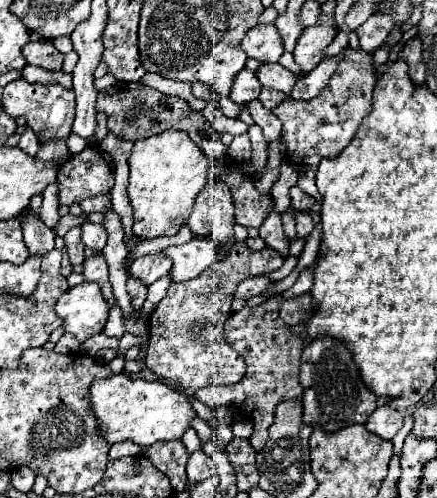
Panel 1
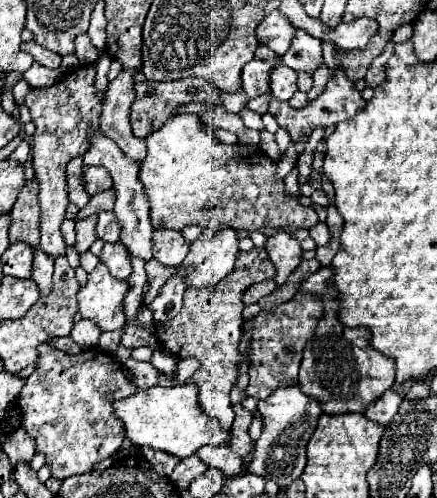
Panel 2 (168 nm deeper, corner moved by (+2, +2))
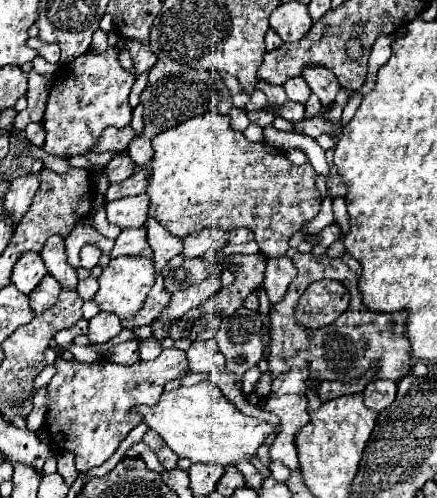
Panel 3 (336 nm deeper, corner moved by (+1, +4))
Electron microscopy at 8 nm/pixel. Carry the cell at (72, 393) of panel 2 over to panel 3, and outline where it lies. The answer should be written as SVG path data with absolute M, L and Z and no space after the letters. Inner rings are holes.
M163 349L155 361L137 361L135 365L119 365L105 357L93 363L81 363L77 359L65 361L55 359L57 373L47 385L47 431L53 443L63 453L75 455L77 471L89 471L107 461L123 437L141 423L137 413L129 415L127 409L133 405L155 405L157 397L163 393L163 385L189 373L185 351Z

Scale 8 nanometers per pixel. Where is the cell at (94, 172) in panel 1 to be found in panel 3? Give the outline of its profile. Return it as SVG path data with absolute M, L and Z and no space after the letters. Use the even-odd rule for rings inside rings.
M117 155L117 157L113 157L105 167L103 167L103 171L105 171L105 177L107 177L107 181L113 185L113 183L121 183L121 181L125 181L127 177L131 177L133 175L133 161L127 157L127 155Z

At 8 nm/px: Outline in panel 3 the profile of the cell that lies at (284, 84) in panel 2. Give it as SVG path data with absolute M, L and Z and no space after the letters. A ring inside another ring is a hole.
M291 77L289 81L283 83L283 89L291 101L301 101L303 105L307 103L309 93L311 93L311 89L309 89L309 85L305 85L303 77Z

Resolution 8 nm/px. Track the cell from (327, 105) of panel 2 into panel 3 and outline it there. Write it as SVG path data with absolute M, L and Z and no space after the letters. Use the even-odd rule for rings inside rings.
M257 83L257 89L261 89L269 101L269 105L273 105L275 109L283 107L289 97L285 97L285 91L281 89L281 85L265 85L265 83Z

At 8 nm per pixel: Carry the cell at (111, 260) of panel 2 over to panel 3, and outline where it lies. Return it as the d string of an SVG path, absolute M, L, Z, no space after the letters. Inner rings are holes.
M123 229L121 235L115 239L115 247L111 249L111 257L145 257L153 259L153 251L145 245L145 231L139 229Z

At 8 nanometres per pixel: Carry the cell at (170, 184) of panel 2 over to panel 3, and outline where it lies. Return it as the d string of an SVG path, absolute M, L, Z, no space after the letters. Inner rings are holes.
M203 113L203 115L191 117L191 119L183 121L183 123L179 123L177 127L167 129L167 131L155 135L151 143L153 143L155 155L153 155L153 159L151 159L151 169L153 169L153 171L151 171L149 185L147 185L147 195L149 195L149 201L151 201L149 213L153 213L153 217L155 217L169 233L173 233L175 237L185 237L185 235L189 235L189 233L193 233L193 231L197 231L197 229L205 229L205 227L221 227L221 229L225 229L225 231L227 231L227 229L235 229L235 227L247 227L247 229L251 229L251 231L255 233L255 241L257 241L261 253L265 253L267 257L279 257L279 255L285 255L285 253L287 253L287 249L289 249L289 239L293 237L293 233L297 233L297 231L303 227L303 223L311 221L311 219L319 213L319 209L321 209L319 193L317 193L317 189L315 189L315 169L313 169L309 163L305 163L305 165L301 165L301 167L293 165L293 163L285 157L283 151L279 151L279 149L275 149L275 147L271 147L271 145L267 145L265 141L259 141L259 143L247 141L247 139L243 137L243 133L233 131L233 129L229 127L229 117L227 117L227 115Z

